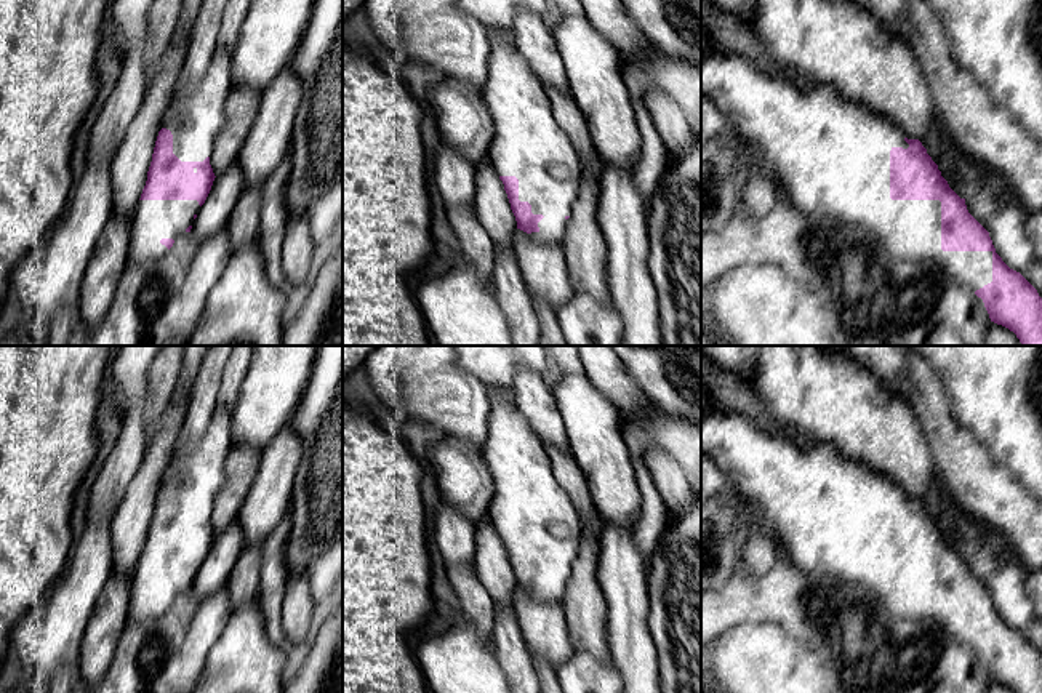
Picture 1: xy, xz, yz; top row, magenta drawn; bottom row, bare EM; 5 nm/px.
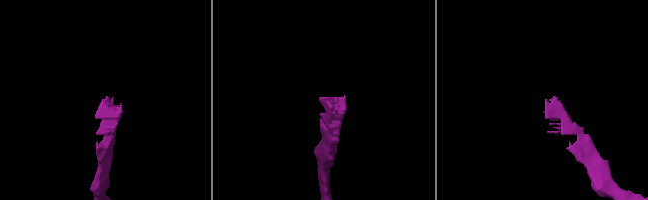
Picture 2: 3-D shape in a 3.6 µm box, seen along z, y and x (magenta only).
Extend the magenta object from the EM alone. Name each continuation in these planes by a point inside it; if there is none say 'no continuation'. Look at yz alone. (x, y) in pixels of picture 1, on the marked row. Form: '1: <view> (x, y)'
1: yz (831, 154)

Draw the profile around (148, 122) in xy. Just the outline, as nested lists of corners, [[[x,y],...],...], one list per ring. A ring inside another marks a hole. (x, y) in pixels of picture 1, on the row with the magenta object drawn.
[[[174,34],[157,72],[149,77],[146,96],[110,162],[114,214],[130,219],[147,181],[147,171],[163,117],[173,101],[187,40]]]

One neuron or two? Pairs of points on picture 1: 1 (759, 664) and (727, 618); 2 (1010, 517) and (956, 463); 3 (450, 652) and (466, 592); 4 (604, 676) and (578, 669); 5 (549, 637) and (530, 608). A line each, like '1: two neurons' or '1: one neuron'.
1: two neurons
2: one neuron
3: one neuron
4: one neuron
5: one neuron

